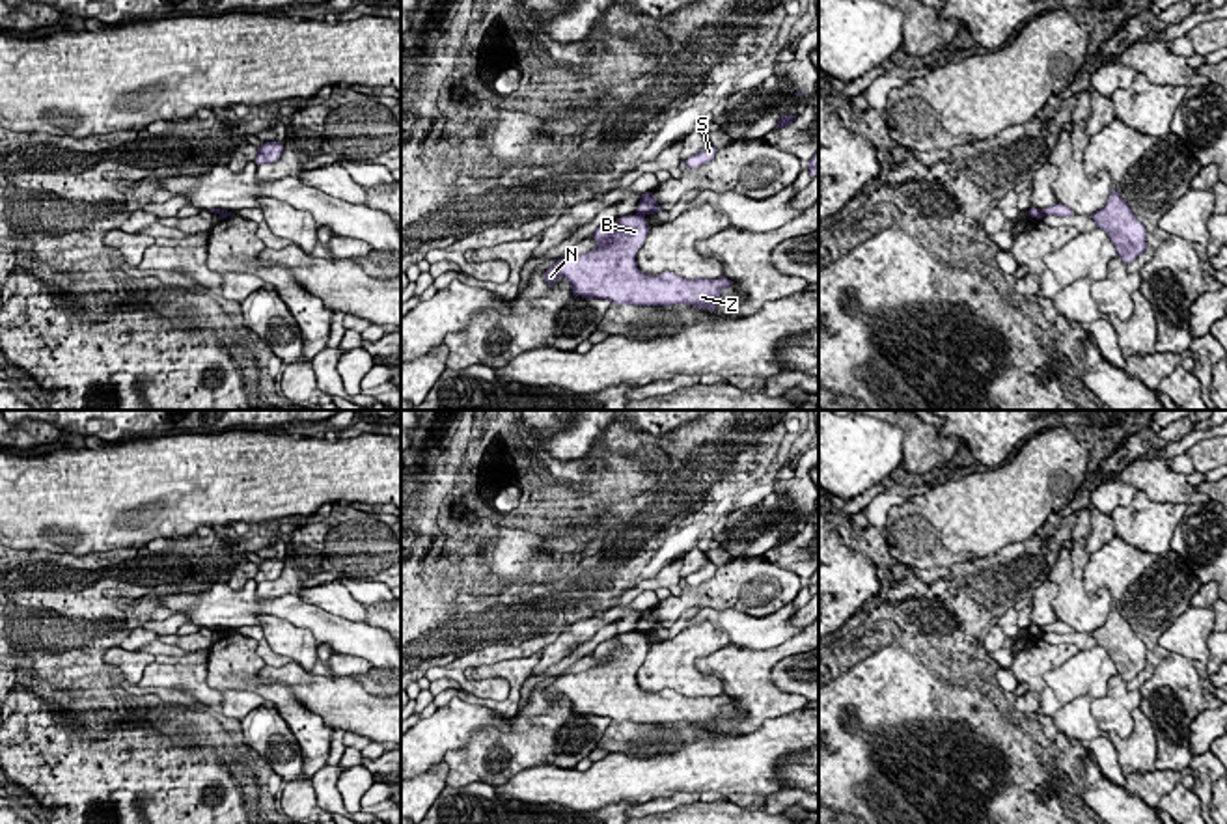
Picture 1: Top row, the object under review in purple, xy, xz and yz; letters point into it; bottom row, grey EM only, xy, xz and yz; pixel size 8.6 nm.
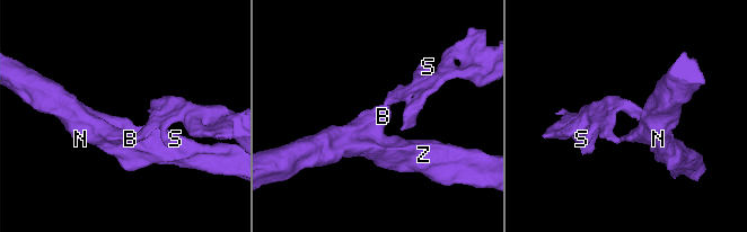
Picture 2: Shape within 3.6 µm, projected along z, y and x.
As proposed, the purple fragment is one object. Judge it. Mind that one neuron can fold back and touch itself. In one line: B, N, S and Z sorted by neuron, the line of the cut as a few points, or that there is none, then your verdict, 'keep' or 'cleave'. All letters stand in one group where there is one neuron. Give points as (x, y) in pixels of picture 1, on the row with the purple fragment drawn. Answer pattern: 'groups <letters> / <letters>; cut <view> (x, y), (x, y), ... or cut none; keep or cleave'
groups B N Z / S; cut xz (636, 213), (644, 217); cleave

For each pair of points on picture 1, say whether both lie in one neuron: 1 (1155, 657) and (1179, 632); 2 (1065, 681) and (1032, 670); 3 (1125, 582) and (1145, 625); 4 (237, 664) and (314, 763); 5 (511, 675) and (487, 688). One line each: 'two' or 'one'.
1: two
2: two
3: one
4: one
5: two

